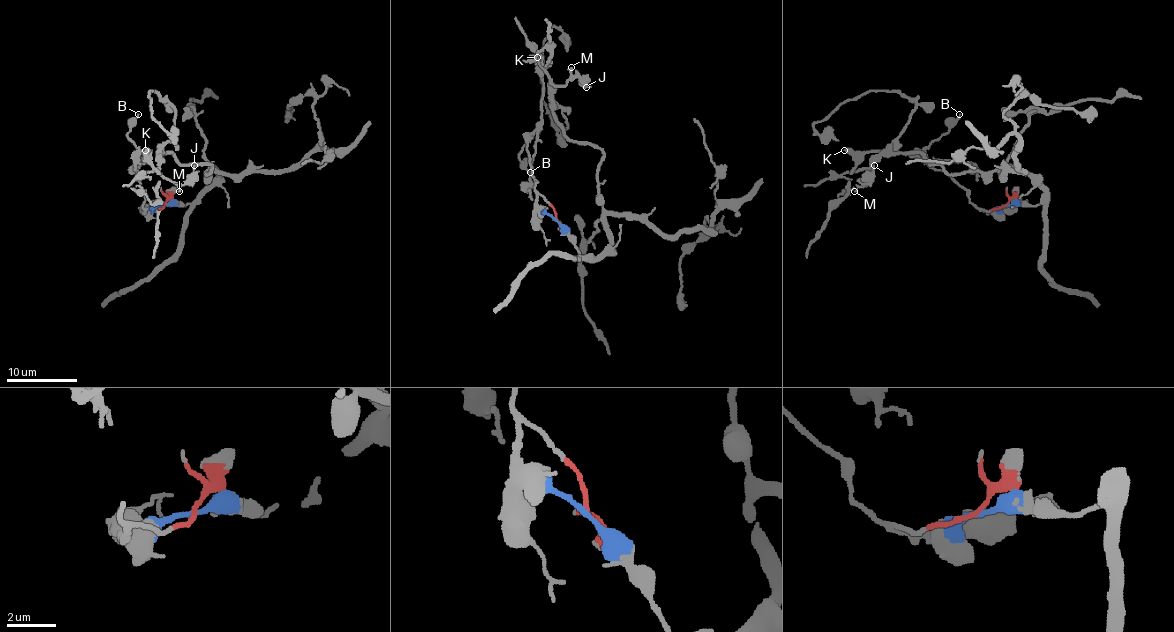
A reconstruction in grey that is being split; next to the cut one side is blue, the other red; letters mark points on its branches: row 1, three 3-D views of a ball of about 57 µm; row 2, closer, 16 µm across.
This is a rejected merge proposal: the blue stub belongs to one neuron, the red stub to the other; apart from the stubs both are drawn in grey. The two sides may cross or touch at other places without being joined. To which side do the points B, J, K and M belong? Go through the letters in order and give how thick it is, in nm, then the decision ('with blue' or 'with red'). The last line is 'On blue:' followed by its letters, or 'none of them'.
B: calibre 140 nm; with red
J: calibre 130 nm; with blue
K: calibre 440 nm; with red
M: calibre 110 nm; with blue
On blue: J, M

